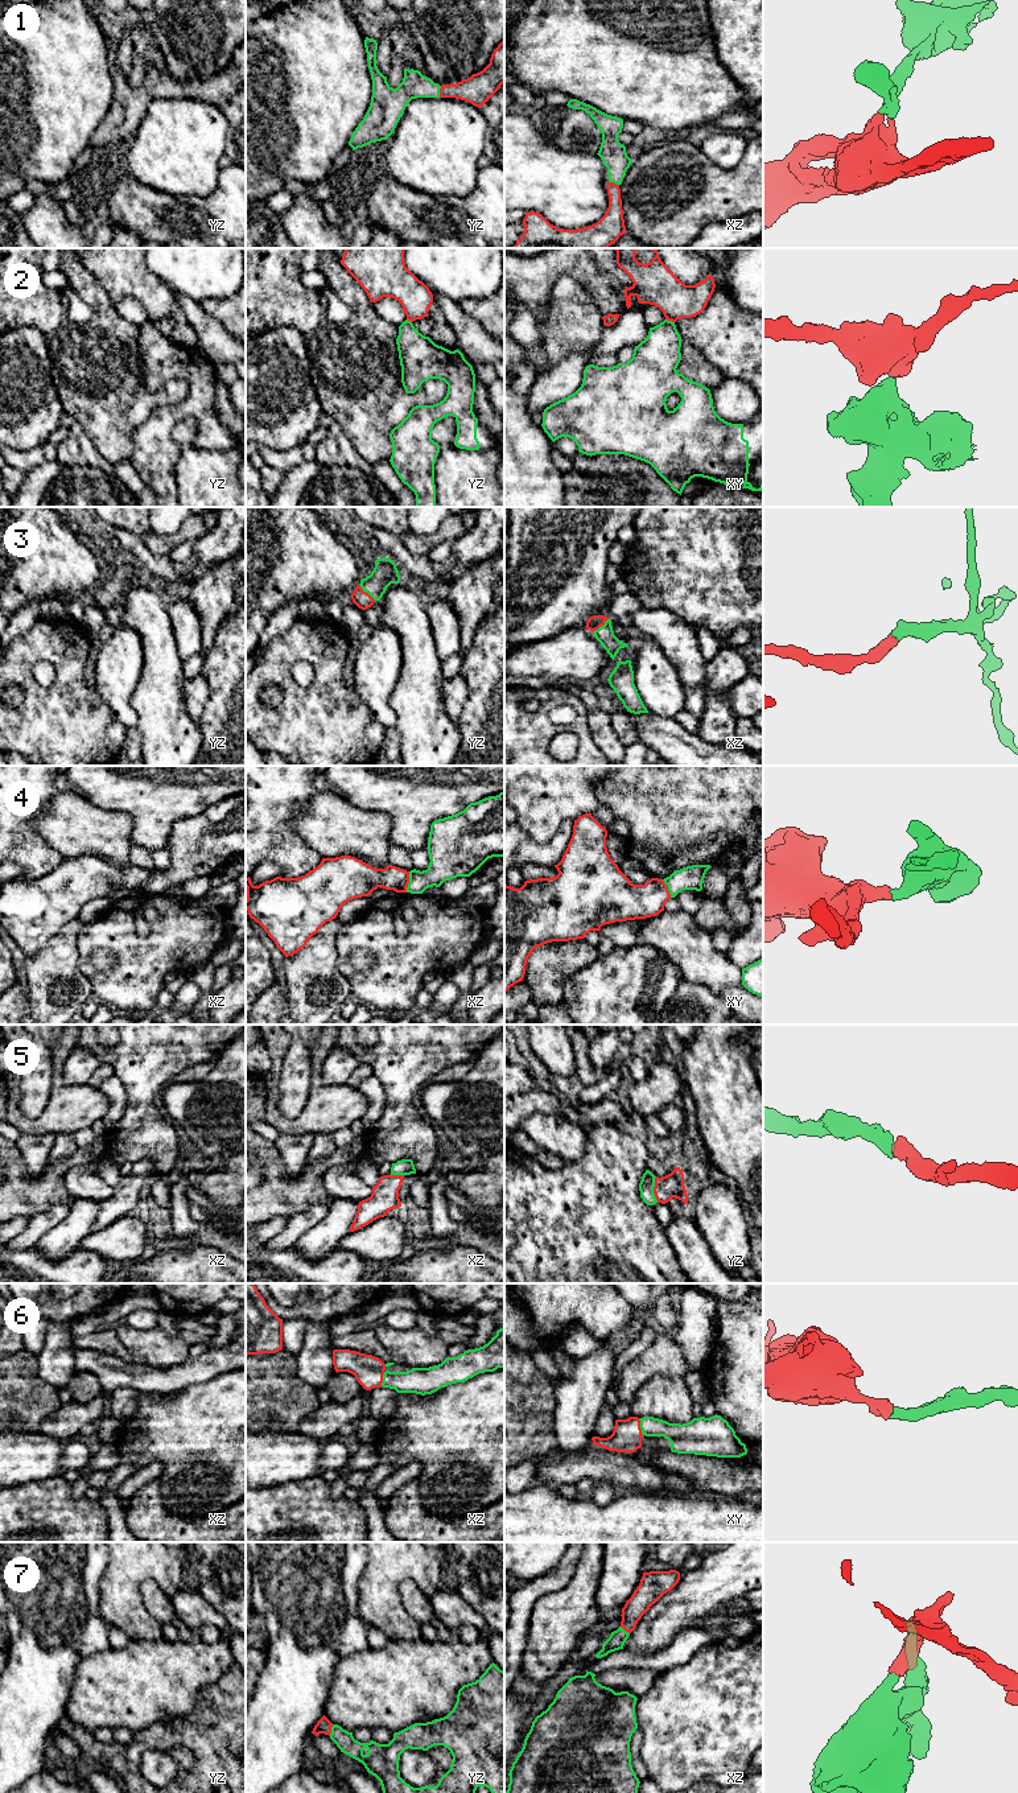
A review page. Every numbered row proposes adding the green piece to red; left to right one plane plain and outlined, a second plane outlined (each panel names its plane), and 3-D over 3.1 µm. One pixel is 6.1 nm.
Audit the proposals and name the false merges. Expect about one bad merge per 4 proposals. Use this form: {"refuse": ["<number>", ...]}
{"refuse": ["2"]}

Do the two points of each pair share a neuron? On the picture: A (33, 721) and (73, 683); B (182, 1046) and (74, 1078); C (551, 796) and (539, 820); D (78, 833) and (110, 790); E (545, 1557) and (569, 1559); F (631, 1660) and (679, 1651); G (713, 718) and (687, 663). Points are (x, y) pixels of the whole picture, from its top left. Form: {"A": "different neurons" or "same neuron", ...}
{"A": "same neuron", "B": "different neurons", "C": "same neuron", "D": "different neurons", "E": "different neurons", "F": "same neuron", "G": "different neurons"}

